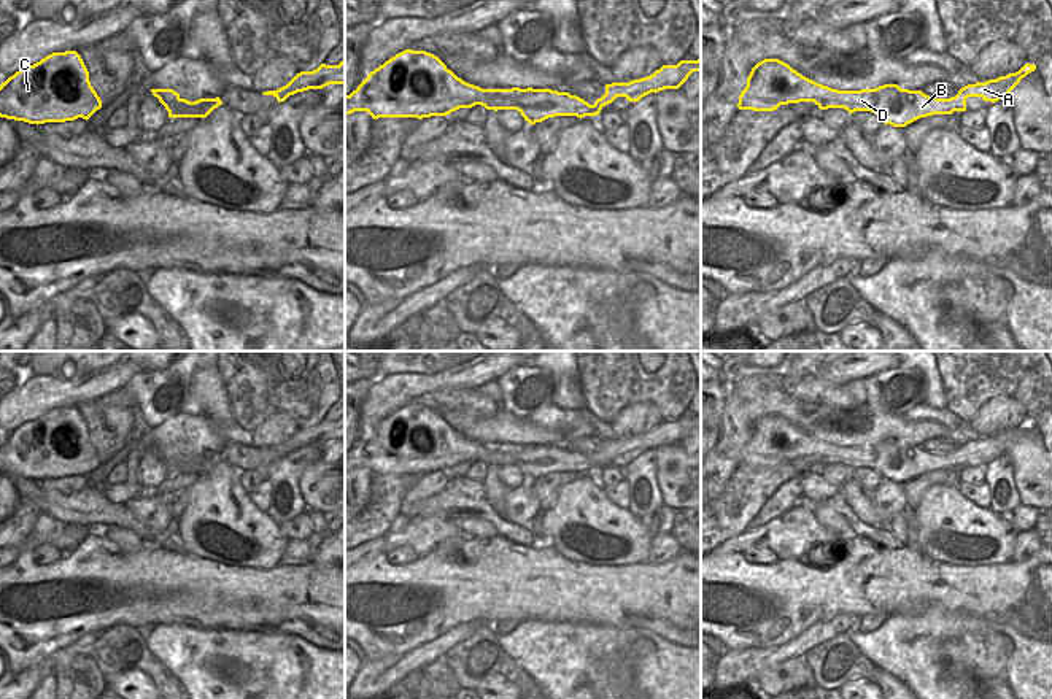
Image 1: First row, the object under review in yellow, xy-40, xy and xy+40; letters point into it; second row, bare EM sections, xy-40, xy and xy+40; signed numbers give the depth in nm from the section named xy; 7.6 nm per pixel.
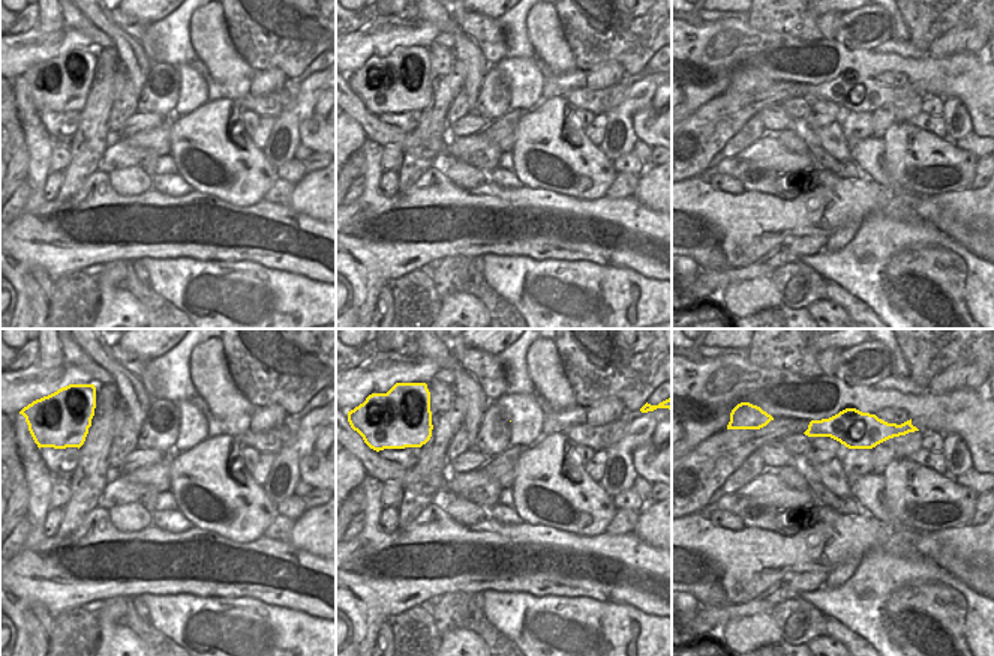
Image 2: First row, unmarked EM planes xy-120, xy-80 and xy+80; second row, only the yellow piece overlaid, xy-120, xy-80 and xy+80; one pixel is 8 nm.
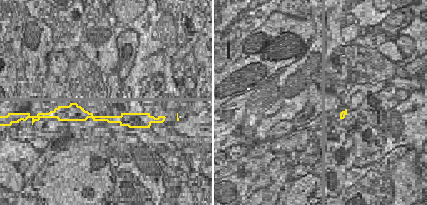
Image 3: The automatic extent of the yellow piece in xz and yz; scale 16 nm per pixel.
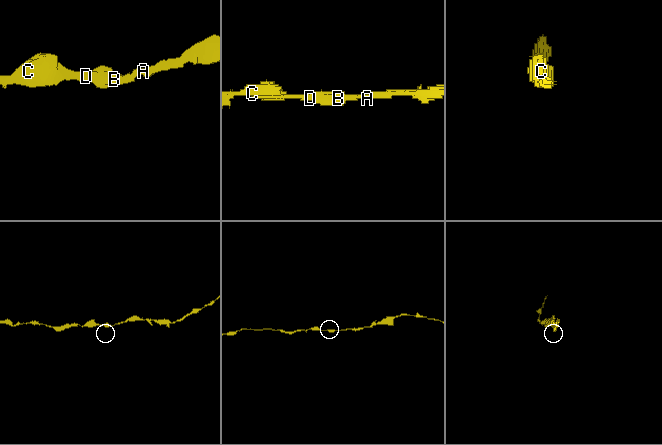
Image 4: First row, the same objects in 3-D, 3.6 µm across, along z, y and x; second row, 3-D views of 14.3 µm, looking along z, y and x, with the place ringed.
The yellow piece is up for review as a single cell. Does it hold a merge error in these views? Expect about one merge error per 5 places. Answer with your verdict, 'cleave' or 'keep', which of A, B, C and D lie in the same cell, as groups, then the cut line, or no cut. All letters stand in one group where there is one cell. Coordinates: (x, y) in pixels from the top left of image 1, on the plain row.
keep | A B C D | no cut

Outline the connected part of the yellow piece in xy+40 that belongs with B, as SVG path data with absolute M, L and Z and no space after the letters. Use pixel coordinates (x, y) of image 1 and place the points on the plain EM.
M764 415L752 424L747 442L739 451L737 464L774 467L780 461L814 458L820 465L844 464L850 470L871 467L884 480L906 483L920 473L966 467L968 453L980 453L995 459L1035 426L1035 419L1025 419L1015 429L968 440L955 453L936 454L922 446L901 445L898 440L884 440L861 446L837 446L803 432L779 415Z

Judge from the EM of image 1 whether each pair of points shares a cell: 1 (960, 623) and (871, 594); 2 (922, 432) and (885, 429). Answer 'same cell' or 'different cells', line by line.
1: different cells
2: same cell

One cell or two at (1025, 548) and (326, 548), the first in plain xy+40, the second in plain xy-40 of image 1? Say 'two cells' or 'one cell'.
two cells

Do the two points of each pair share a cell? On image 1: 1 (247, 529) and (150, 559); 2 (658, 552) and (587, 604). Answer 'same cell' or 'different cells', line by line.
1: different cells
2: different cells

